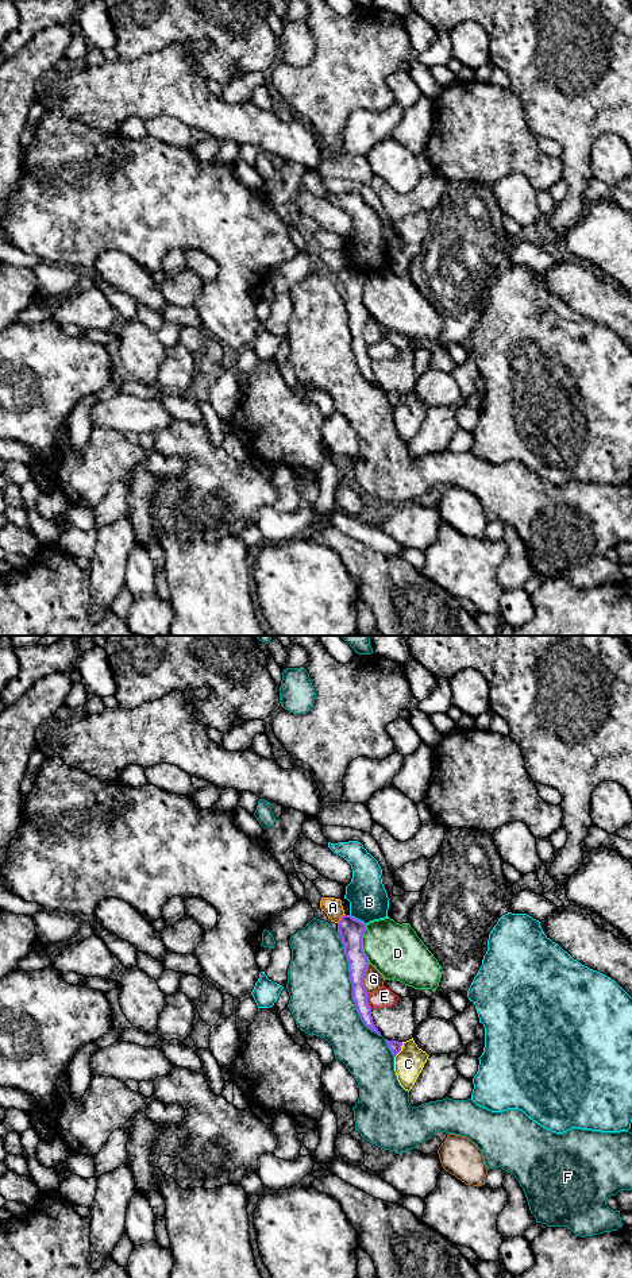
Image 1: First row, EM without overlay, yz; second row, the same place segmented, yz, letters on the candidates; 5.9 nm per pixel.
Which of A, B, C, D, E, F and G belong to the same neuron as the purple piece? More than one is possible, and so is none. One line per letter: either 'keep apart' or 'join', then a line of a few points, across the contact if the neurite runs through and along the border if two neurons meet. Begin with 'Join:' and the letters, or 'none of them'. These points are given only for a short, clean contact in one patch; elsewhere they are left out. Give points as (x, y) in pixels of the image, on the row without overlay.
Join: none of them
A: keep apart; line yz (345, 266), (336, 274)
B: keep apart
C: keep apart
D: keep apart
E: keep apart
F: keep apart
G: keep apart

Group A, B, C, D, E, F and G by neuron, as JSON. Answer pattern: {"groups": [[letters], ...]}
{"groups": [["A"], ["B"], ["C"], ["D"], ["E"], ["F"], ["G"]]}

